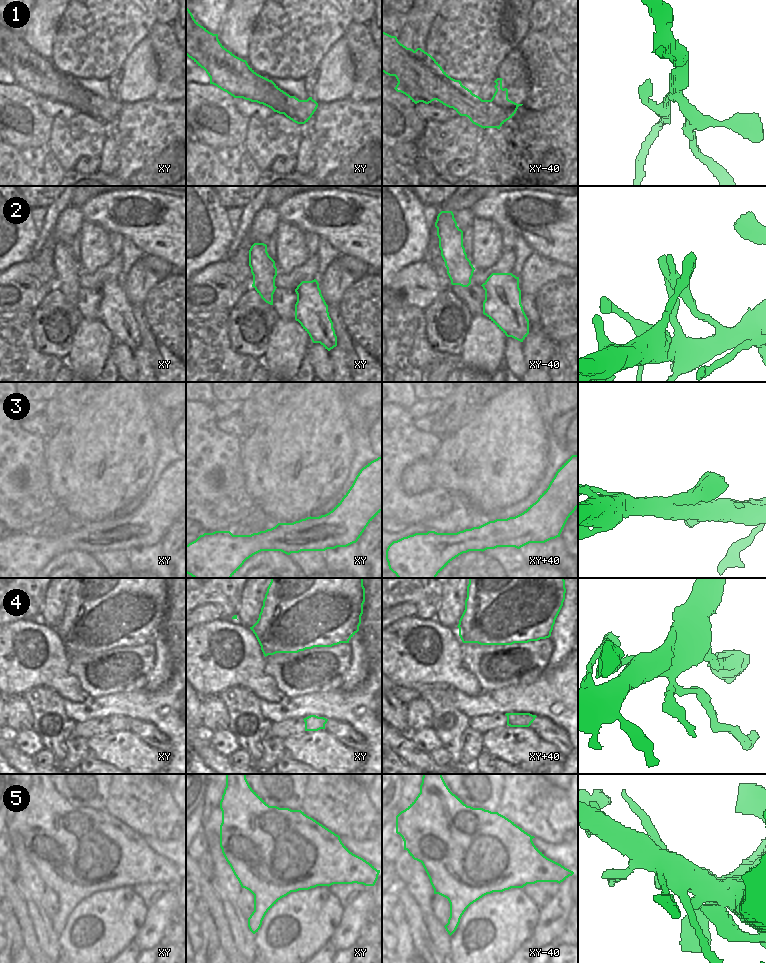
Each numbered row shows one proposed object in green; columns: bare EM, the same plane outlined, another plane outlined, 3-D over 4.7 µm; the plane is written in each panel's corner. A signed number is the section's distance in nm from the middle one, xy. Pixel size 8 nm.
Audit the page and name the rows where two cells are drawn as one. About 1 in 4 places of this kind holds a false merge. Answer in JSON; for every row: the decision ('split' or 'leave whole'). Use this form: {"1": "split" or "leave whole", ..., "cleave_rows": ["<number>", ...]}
{"1": "split", "2": "leave whole", "3": "leave whole", "4": "leave whole", "5": "leave whole", "cleave_rows": ["1"]}

